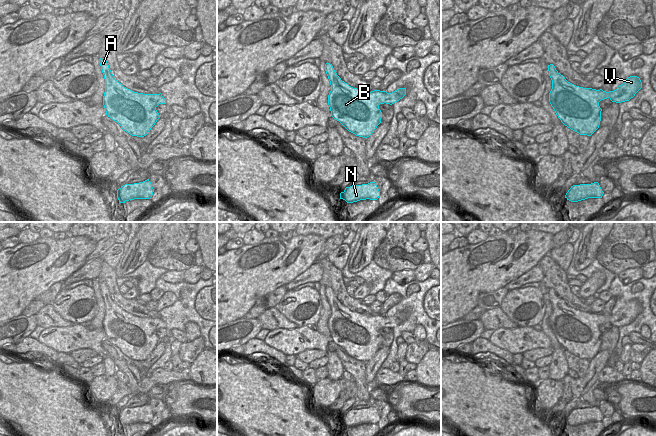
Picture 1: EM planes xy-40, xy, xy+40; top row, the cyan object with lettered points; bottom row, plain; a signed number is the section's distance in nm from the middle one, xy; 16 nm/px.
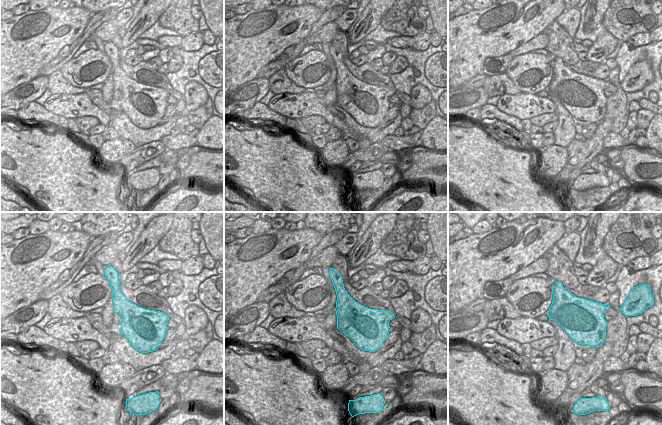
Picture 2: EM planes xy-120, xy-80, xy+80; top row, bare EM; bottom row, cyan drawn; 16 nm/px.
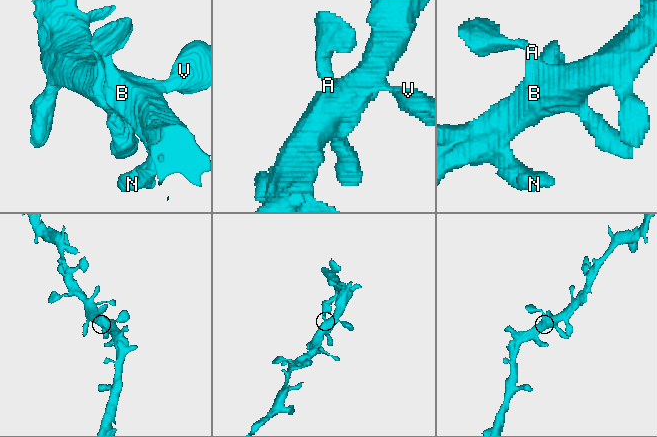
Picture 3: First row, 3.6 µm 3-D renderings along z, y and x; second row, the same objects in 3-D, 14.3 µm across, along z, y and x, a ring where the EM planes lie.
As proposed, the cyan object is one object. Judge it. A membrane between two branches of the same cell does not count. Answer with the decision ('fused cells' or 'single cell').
single cell

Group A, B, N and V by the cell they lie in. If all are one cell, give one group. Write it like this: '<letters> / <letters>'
A B N V

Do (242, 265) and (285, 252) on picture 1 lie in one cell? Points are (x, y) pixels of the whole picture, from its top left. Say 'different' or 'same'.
same

